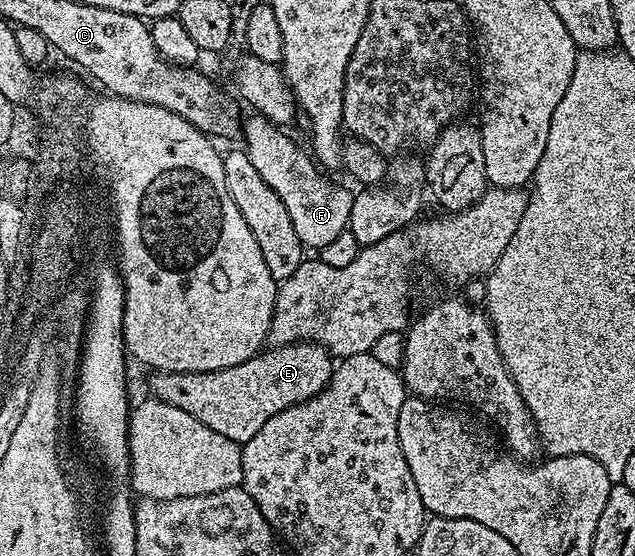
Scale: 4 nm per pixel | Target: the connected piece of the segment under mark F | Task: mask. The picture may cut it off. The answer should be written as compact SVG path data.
M251 114L241 126L241 137L243 136L242 147L247 153L249 162L257 169L257 174L269 182L269 186L285 202L285 210L289 210L289 219L293 221L293 230L297 230L297 238L301 238L304 249L318 250L329 246L337 234L348 231L351 223L351 211L355 197L352 189L347 189L345 185L338 184L335 180L330 180L328 173L320 168L318 163L309 155L306 147L298 148L289 137L286 136L284 129L278 124L274 124L269 118L258 114Z

